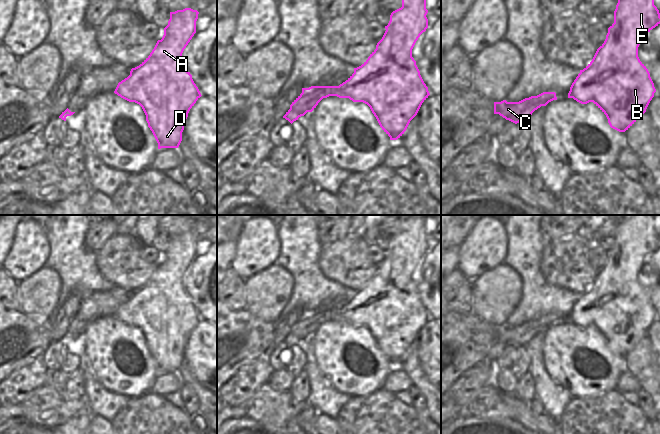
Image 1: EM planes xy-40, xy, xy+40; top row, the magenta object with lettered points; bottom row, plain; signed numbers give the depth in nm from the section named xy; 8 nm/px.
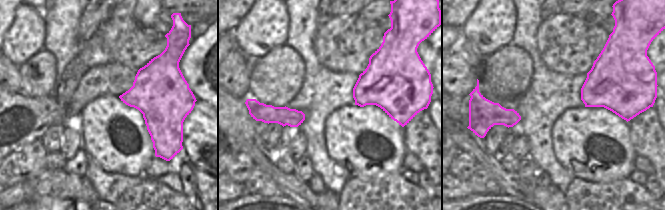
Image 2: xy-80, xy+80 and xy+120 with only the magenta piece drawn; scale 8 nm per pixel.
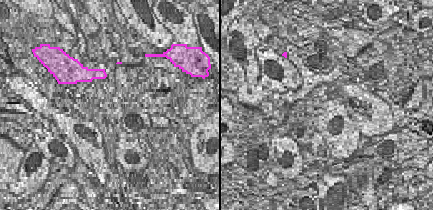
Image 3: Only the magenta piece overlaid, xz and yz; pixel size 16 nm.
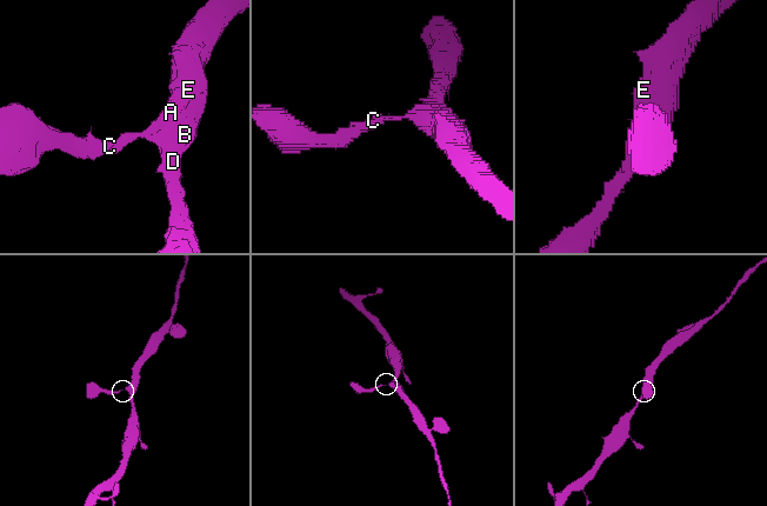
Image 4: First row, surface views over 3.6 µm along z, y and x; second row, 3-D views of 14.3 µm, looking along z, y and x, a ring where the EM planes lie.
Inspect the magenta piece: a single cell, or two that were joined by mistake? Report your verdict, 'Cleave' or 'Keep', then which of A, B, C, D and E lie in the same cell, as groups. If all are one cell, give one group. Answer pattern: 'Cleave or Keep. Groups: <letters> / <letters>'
Keep. Groups: A B C D E

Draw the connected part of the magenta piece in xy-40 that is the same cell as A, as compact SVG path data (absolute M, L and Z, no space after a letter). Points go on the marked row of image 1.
M191 8L170 12L162 39L157 41L150 55L139 66L132 68L130 75L118 83L114 91L121 98L142 107L158 149L179 147L188 113L202 96L182 61L182 53L196 33L198 14Z

